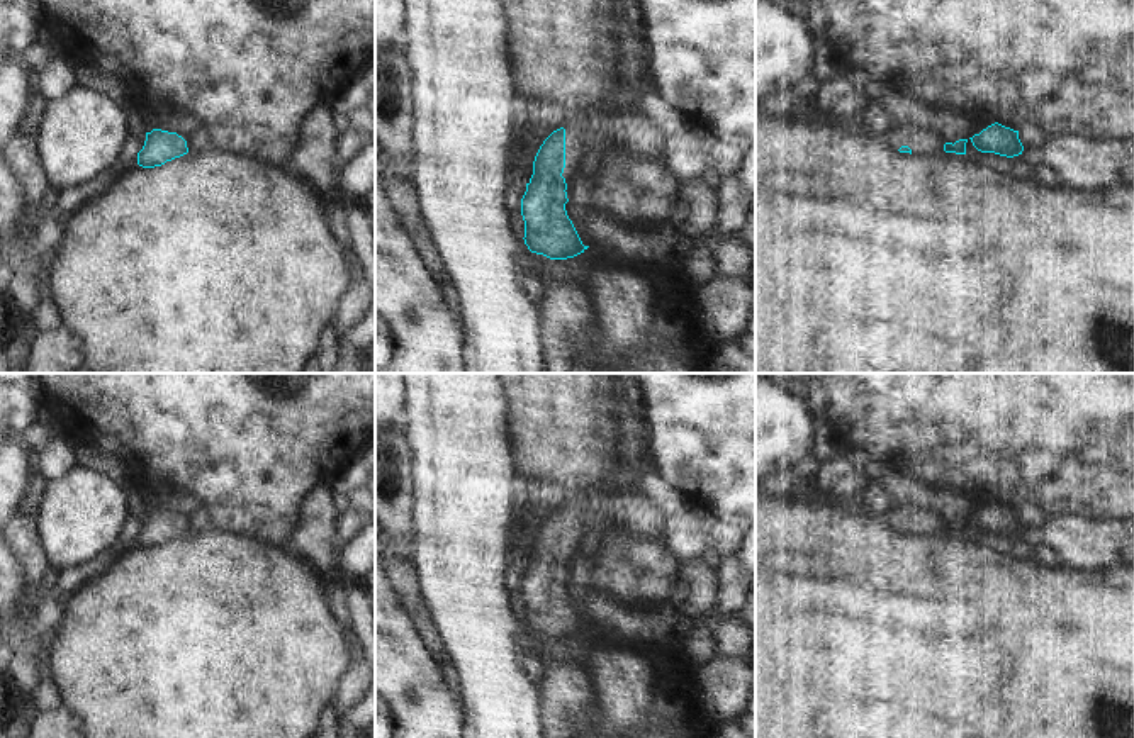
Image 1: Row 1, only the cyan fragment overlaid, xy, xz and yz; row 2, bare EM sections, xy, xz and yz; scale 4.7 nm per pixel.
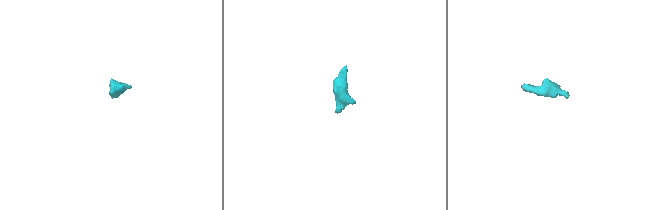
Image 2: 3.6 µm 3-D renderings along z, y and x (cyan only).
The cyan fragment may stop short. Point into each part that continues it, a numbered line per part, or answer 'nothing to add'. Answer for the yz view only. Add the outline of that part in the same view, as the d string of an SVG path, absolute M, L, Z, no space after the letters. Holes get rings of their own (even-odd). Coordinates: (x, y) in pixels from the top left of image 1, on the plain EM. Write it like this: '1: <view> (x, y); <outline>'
1: yz (920, 521); M893 500L888 509L881 512L871 512L869 516L895 531L898 531L901 526L908 526L913 536L937 534L944 529L935 512L912 502Z

